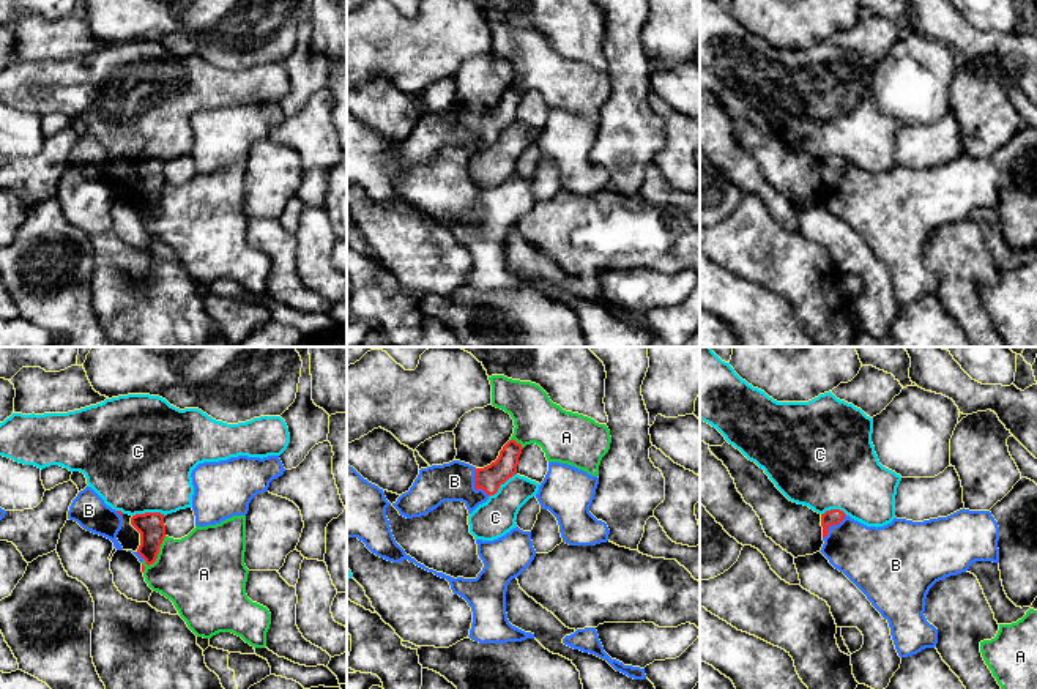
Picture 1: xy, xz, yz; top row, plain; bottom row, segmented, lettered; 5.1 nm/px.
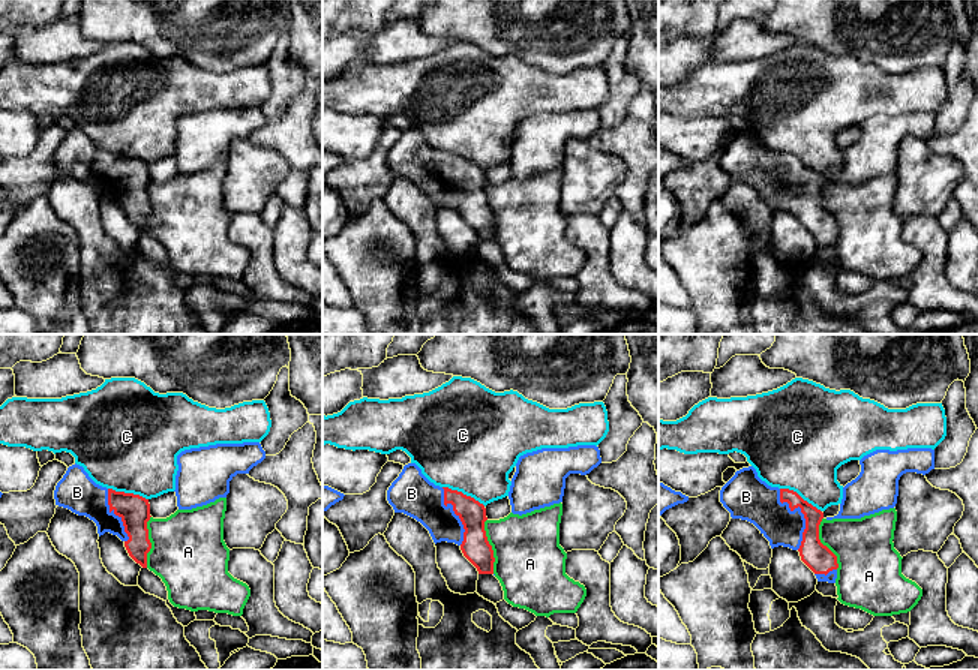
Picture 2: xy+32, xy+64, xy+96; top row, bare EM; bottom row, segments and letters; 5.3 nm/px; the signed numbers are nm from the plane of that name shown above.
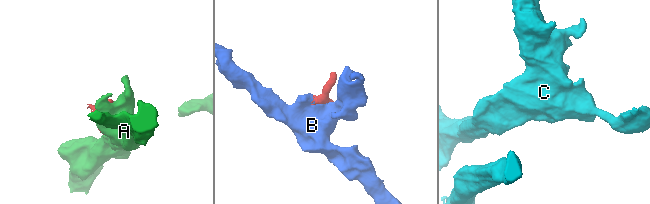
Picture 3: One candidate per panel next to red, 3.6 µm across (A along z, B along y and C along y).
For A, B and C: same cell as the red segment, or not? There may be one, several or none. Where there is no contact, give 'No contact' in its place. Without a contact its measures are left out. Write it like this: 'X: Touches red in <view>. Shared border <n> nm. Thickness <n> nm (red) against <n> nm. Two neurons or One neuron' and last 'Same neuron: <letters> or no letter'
A: Touches red in xy. Shared border 220 nm. Thickness 140 nm (red) against 420 nm. Two neurons
B: Touches red in xz. Shared border 160 nm. Thickness 130 nm (red) against 200 nm. One neuron
C: Touches red in xy. Shared border 170 nm. Thickness 140 nm (red) against 480 nm. Two neurons
Same neuron: B

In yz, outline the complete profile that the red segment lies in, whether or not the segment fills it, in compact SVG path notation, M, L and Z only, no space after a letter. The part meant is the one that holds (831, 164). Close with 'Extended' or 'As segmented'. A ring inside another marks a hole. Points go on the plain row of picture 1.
M840 156L821 161L821 200L843 219L889 270L900 304L935 295L938 276L924 262L930 235L946 224L966 219L976 208L999 210L999 173L990 158L960 156L947 164L912 169L894 166L884 173L867 173Z. Extended

